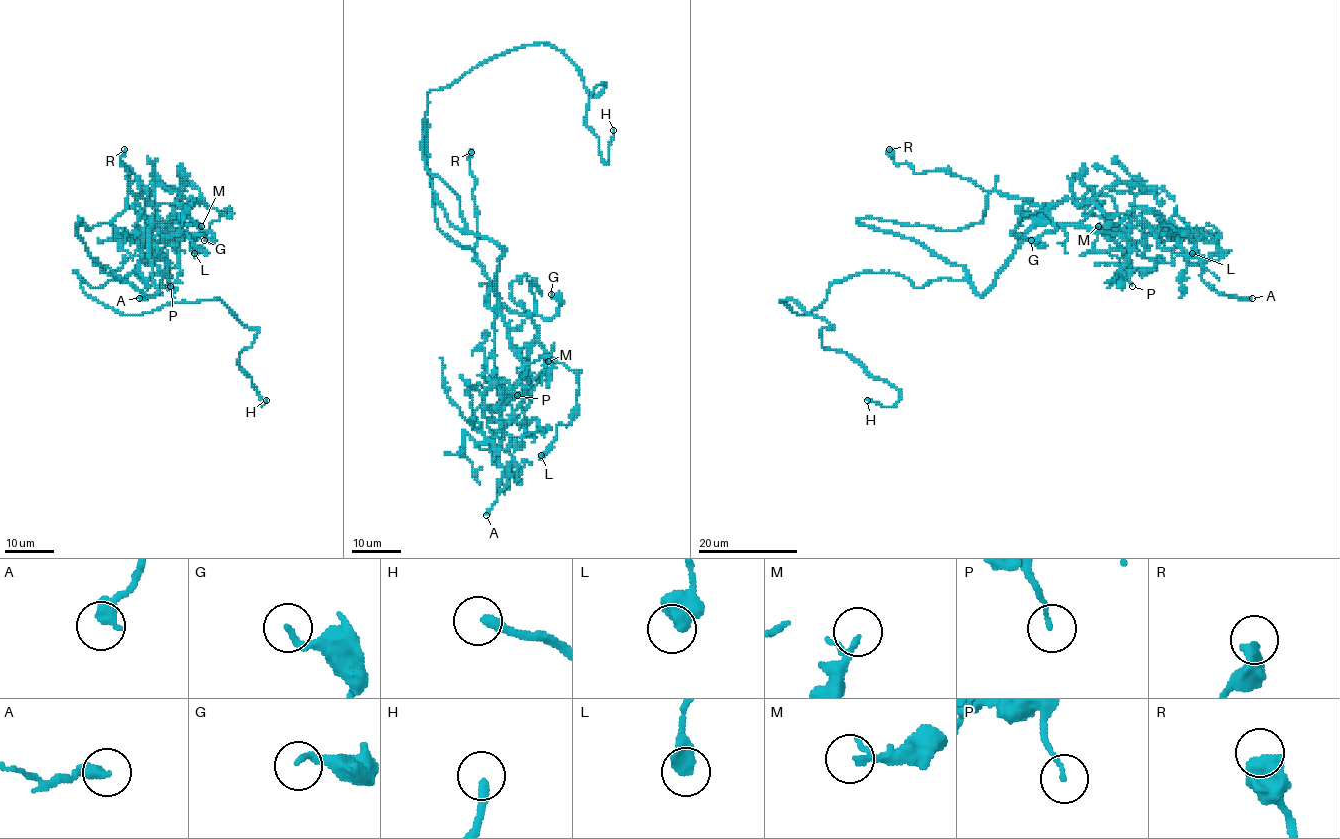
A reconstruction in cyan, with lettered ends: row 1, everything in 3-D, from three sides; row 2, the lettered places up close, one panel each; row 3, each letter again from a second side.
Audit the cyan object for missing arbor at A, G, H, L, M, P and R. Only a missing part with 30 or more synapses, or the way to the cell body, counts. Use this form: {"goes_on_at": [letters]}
{"goes_on_at": ["H"]}

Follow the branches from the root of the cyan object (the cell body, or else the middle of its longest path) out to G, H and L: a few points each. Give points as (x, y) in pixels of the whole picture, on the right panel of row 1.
G: (956, 265), (858, 220), (965, 229), (982, 220), (987, 196), (1000, 191), (1052, 204), (1057, 229), (1031, 240)
H: (956, 265), (965, 278), (920, 288), (848, 276), (807, 314), (780, 302), (900, 395), (867, 400)
L: (956, 265), (858, 220), (965, 229), (1000, 191), (1039, 205), (1093, 201), (1106, 215), (1154, 207), (1192, 253)

